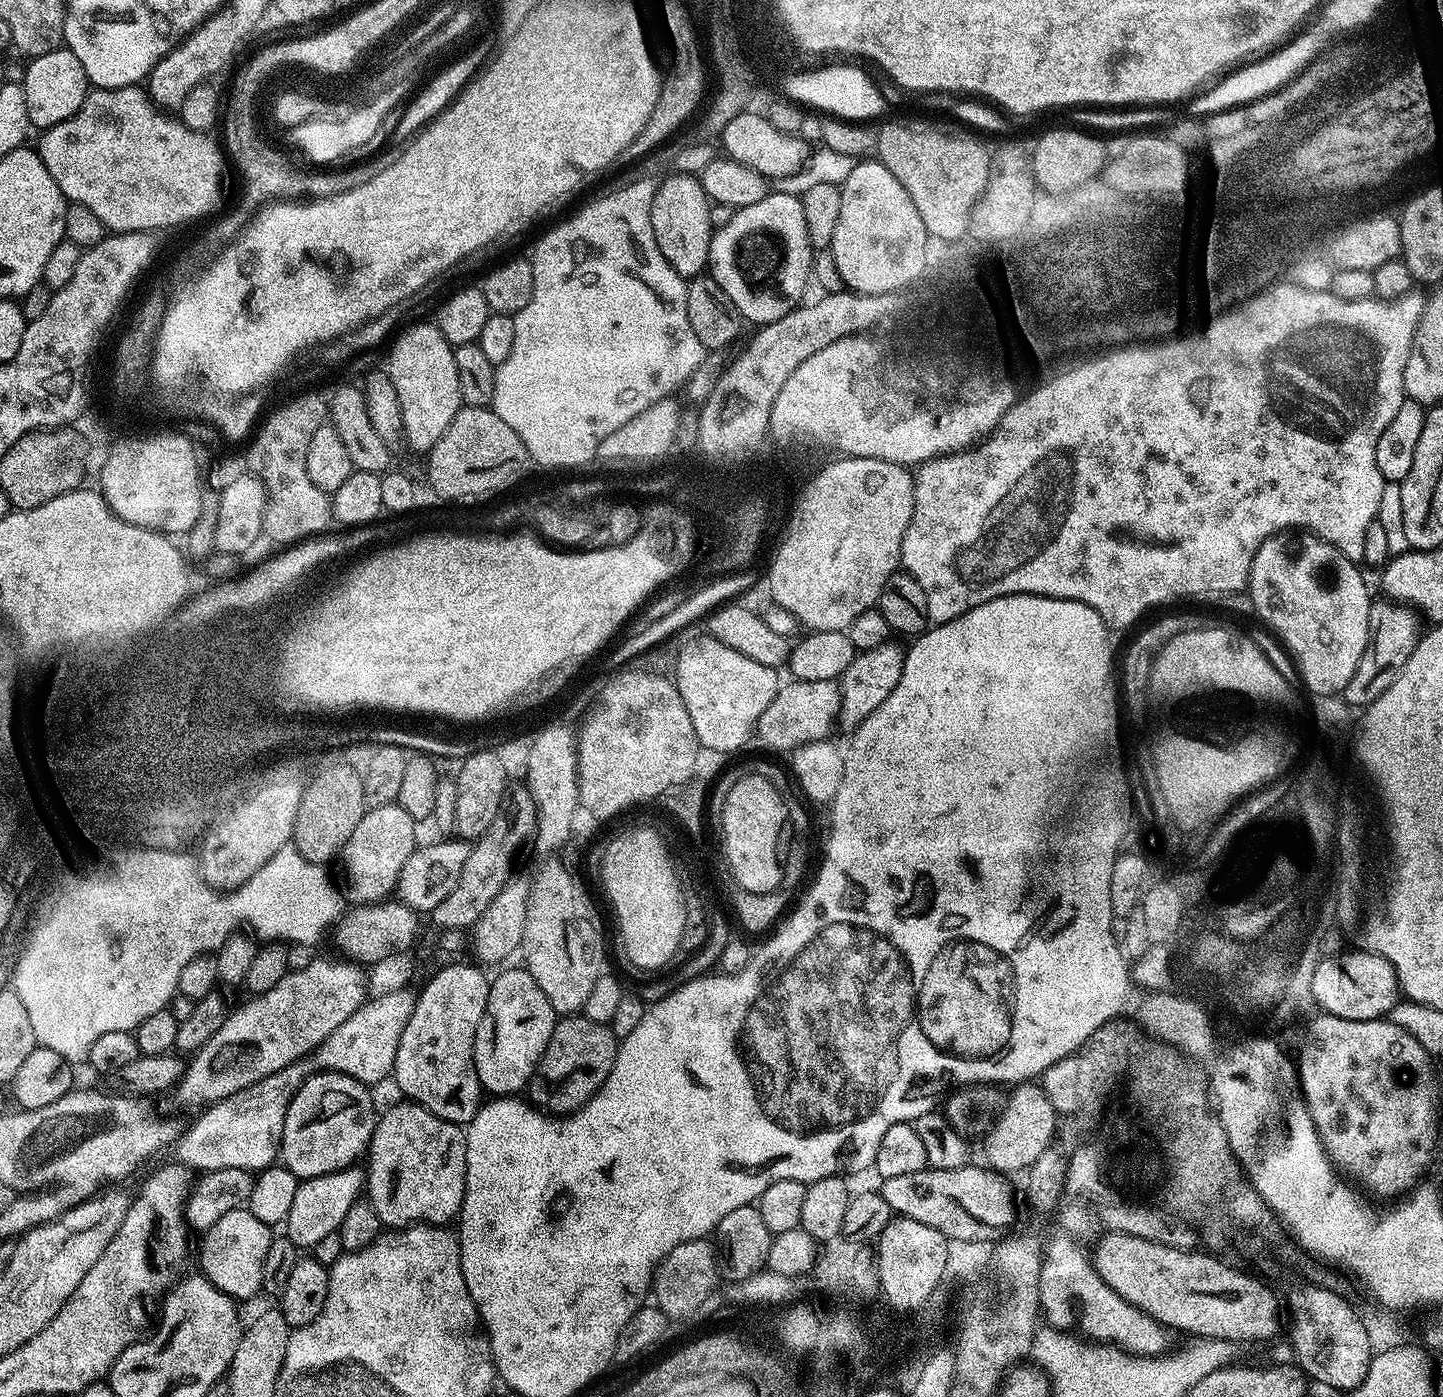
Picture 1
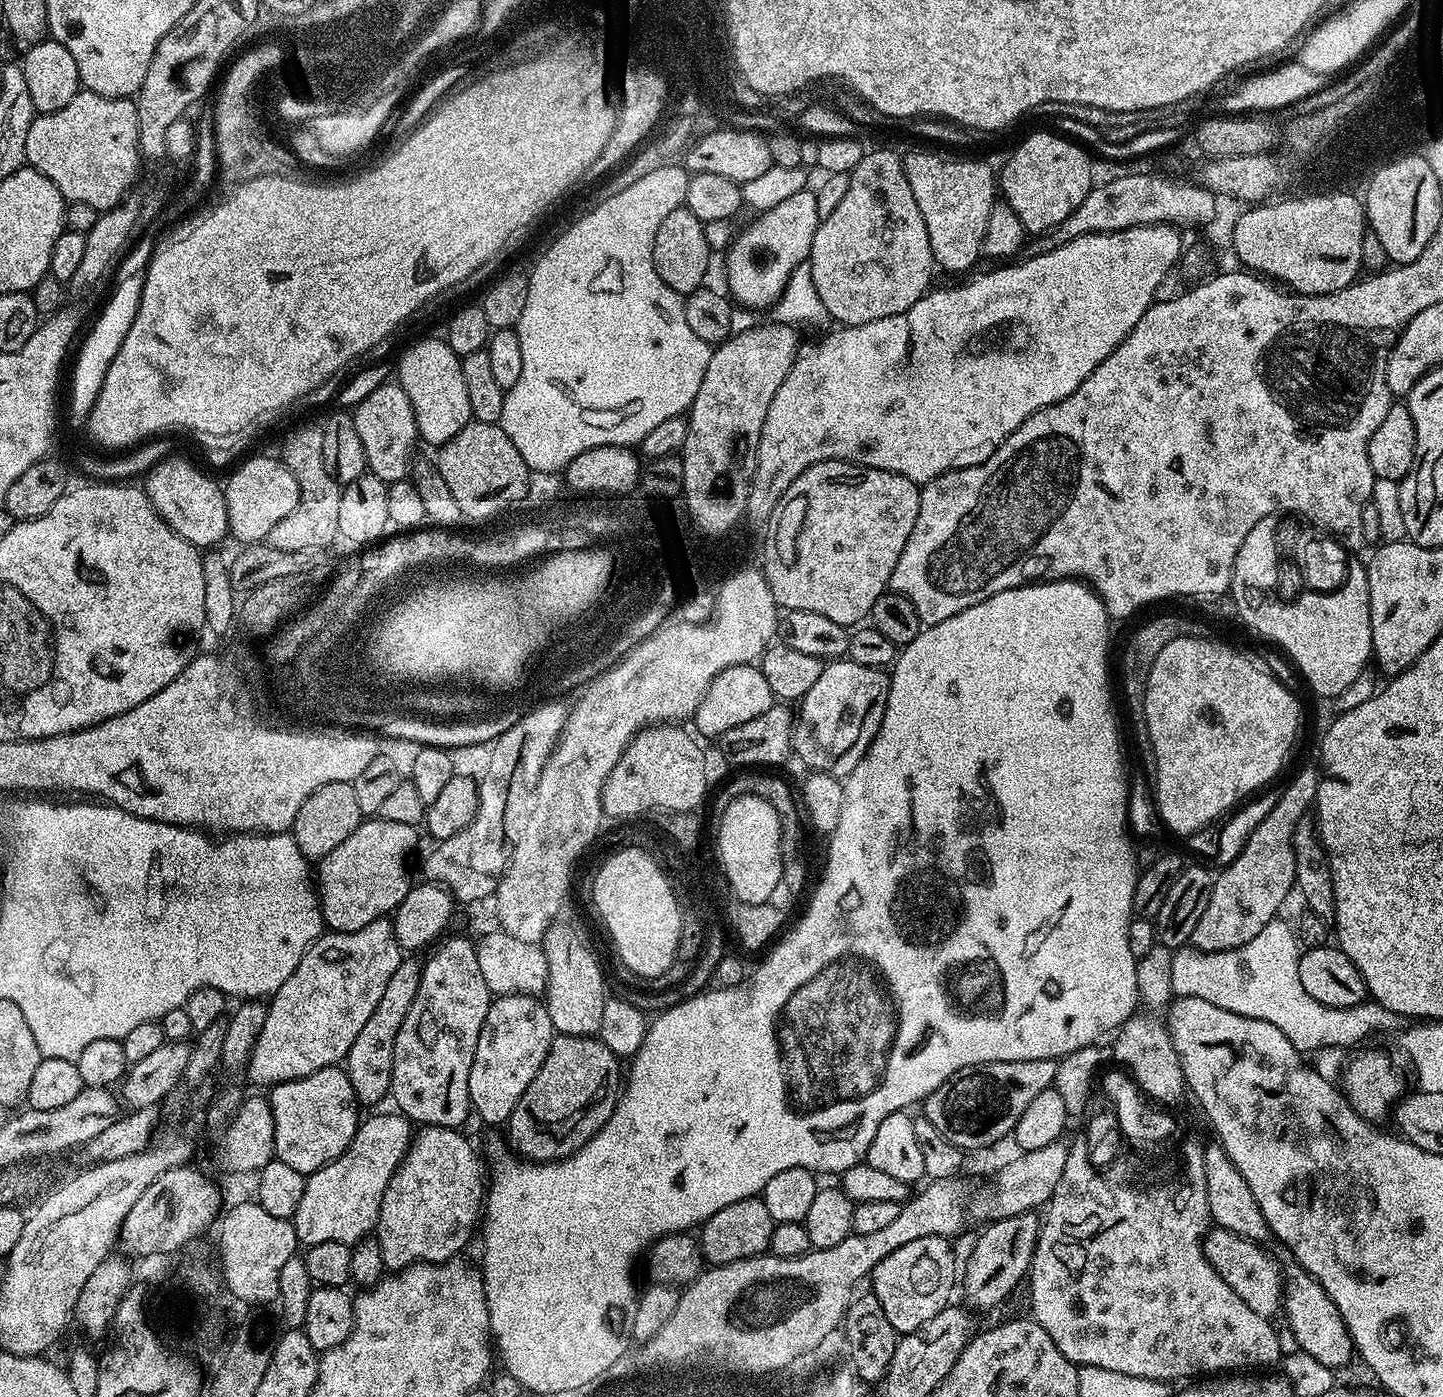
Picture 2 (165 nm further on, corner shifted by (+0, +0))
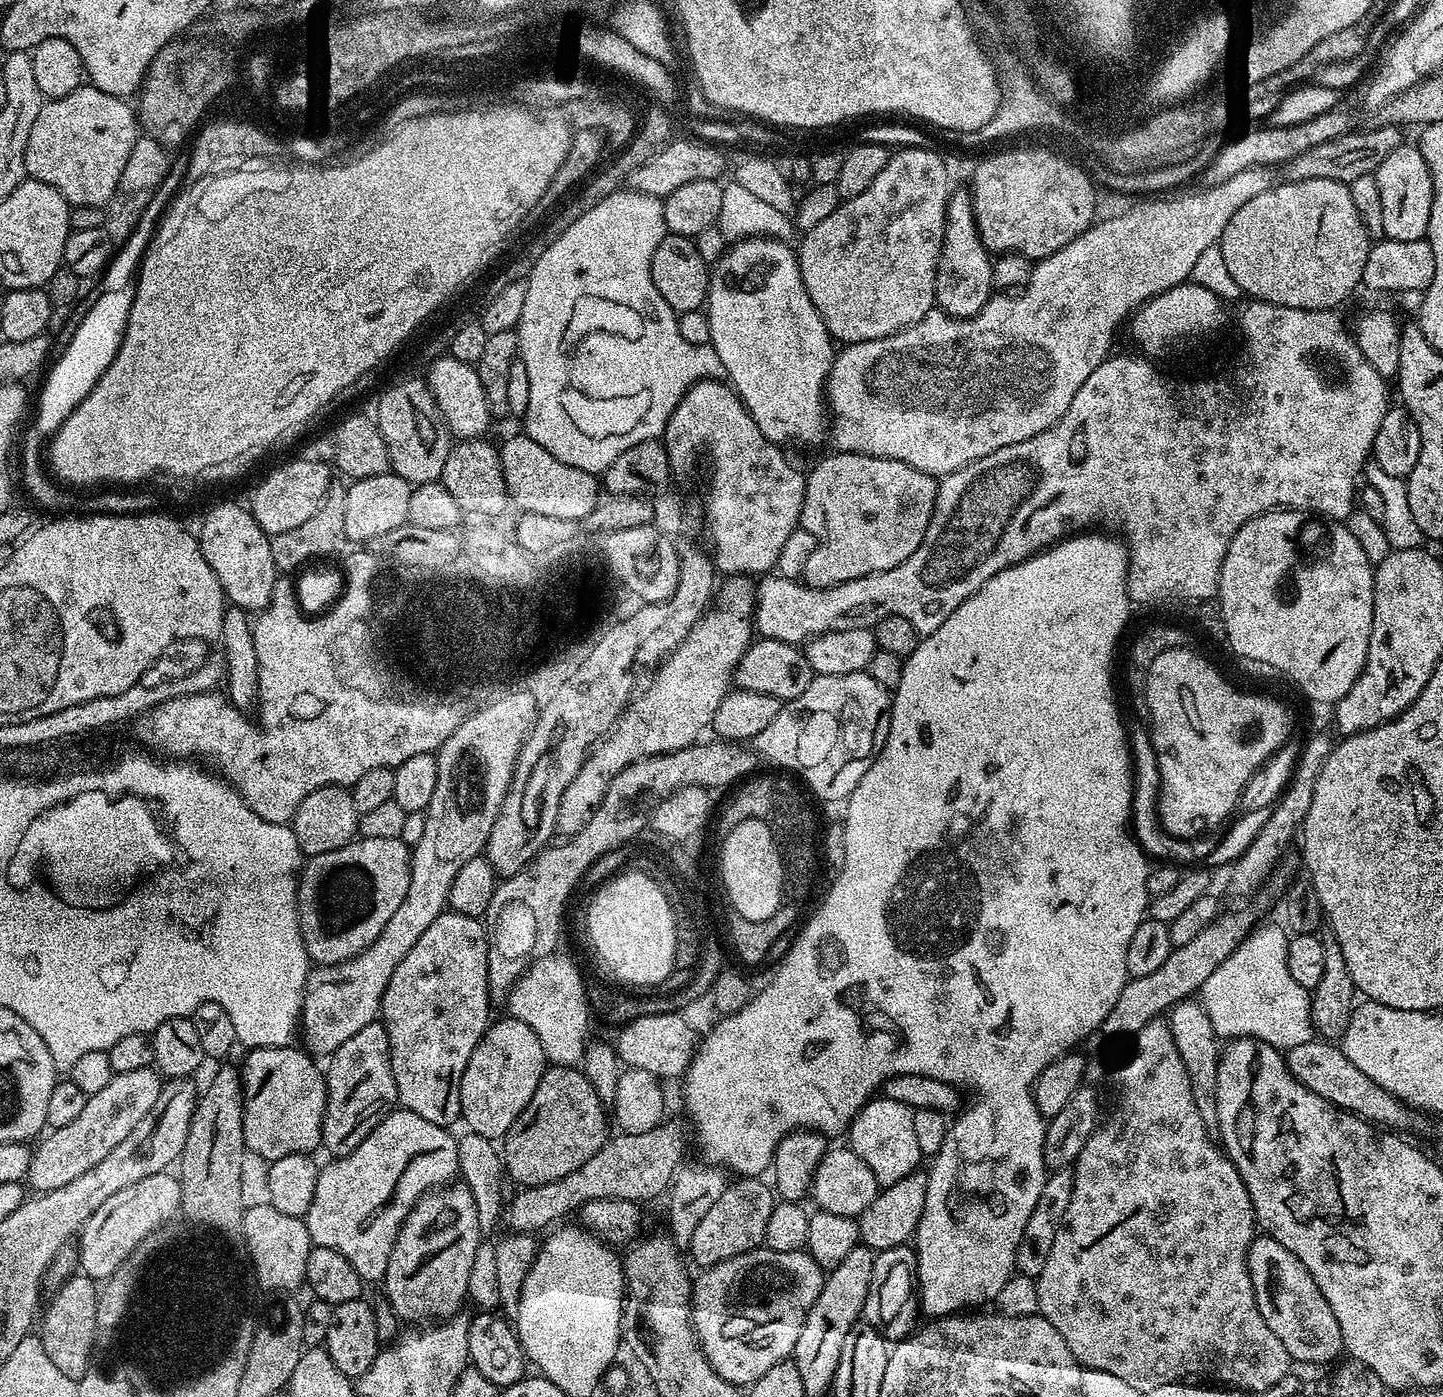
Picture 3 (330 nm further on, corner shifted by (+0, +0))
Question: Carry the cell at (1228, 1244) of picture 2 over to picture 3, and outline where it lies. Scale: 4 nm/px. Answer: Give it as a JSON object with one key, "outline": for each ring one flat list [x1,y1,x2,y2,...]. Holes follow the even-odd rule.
{"outline":[[1275,1242,1268,1252,1264,1252,1264,1260,1268,1260,1268,1268,1256,1268,1260,1276,1256,1276,1252,1288,1254,1291,1260,1288,1260,1280,1268,1280,1268,1272,1272,1272,1272,1280,1280,1280,1280,1292,1272,1292,1272,1302,1269,1304,1271,1308,1280,1308,1280,1312,1272,1312,1276,1320,1272,1320,1270,1330,1280,1324,1278,1338,1293,1361,1301,1360,1304,1364,1330,1363,1339,1352,1345,1351,1342,1330,1338,1326,1338,1318,1334,1318,1334,1310,1330,1310,1330,1302,1326,1302,1306,1266,1302,1266,1299,1258,1290,1254,1286,1246,1276,1248],[1284,1280,1292,1280,1292,1284,1284,1284],[1296,1300,1300,1300,1300,1308,1296,1308]]}

